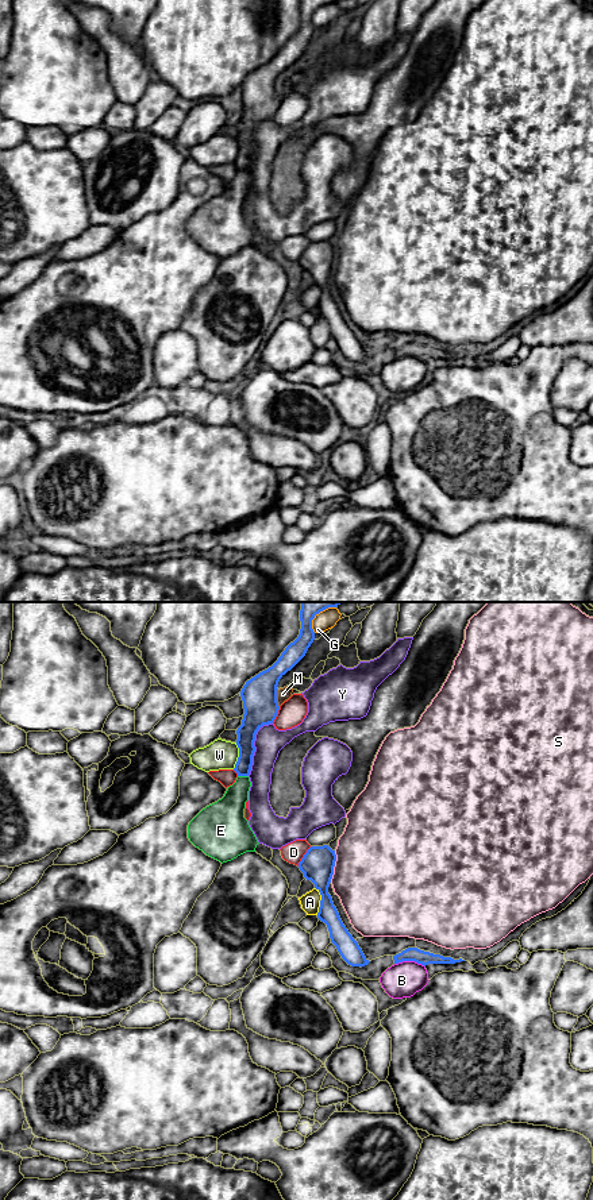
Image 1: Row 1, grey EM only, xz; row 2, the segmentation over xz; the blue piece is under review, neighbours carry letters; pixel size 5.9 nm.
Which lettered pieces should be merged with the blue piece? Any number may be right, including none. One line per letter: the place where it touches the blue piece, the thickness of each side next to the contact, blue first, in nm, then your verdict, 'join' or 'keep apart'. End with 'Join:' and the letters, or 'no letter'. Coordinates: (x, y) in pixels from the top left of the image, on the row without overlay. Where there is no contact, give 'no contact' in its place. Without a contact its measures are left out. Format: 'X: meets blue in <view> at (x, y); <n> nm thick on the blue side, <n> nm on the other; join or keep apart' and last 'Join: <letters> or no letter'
A: meets blue in xz at (320, 296); 190 nm thick on the blue side, 120 nm on the other; keep apart
B: meets blue in xz at (409, 355); 80 nm thick on the blue side, 200 nm on the other; keep apart
D: meets blue in xz at (304, 251); 190 nm thick on the blue side, 120 nm on the other; keep apart
E: meets blue in xz at (243, 170); 110 nm thick on the blue side, 190 nm on the other; keep apart
G: meets blue in xz at (316, 8); 110 nm thick on the blue side, 120 nm on the other; keep apart
M: meets blue in xz at (276, 93); 200 nm thick on the blue side, 80 nm on the other; keep apart
S: meets blue in xz at (334, 261); 190 nm thick on the blue side, 500 nm on the other; keep apart
W: meets blue in xz at (239, 151); 140 nm thick on the blue side, 180 nm on the other; keep apart
Y: meets blue in xz at (254, 142); 200 nm thick on the blue side, 170 nm on the other; keep apart
Join: no letter

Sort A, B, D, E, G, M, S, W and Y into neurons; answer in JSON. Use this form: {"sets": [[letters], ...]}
{"sets": [["A"], ["B"], ["D"], ["E", "S"], ["G"], ["M"], ["W"], ["Y"]]}

